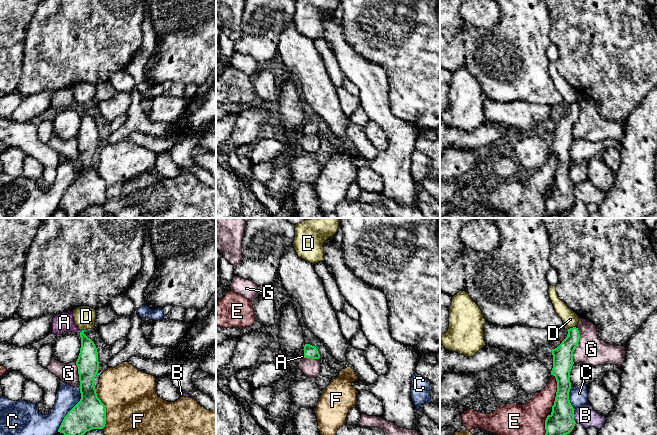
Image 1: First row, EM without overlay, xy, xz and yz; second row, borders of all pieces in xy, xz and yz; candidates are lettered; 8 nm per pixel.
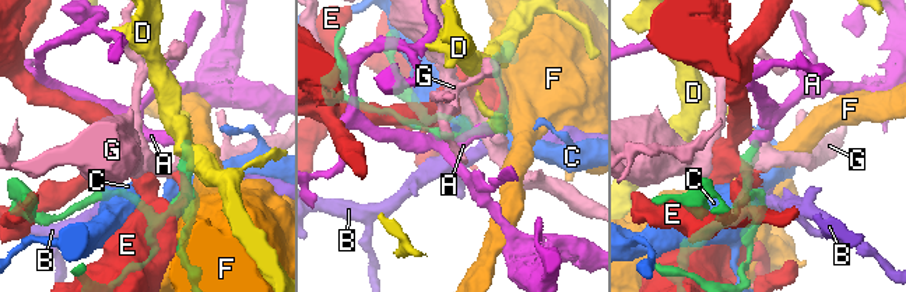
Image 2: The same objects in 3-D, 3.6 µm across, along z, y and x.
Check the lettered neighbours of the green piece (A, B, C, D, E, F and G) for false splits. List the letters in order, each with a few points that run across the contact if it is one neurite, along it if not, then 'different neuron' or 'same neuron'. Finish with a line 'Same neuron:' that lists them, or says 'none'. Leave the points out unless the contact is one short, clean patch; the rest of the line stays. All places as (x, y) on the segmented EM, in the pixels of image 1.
A: line xy (87, 361), (87, 344), (81, 331), (64, 322); same neuron
B: line yz (574, 409), (574, 420), (576, 422); different neuron
C: different neuron
D: line yz (575, 326), (567, 330); different neuron
E: different neuron
F: different neuron
G: different neuron
Same neuron: A

